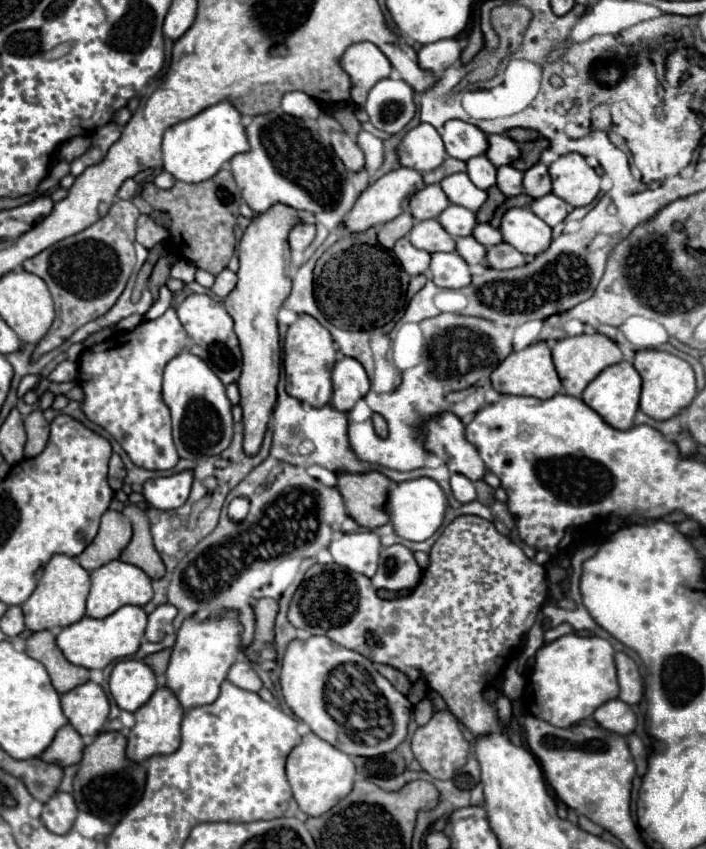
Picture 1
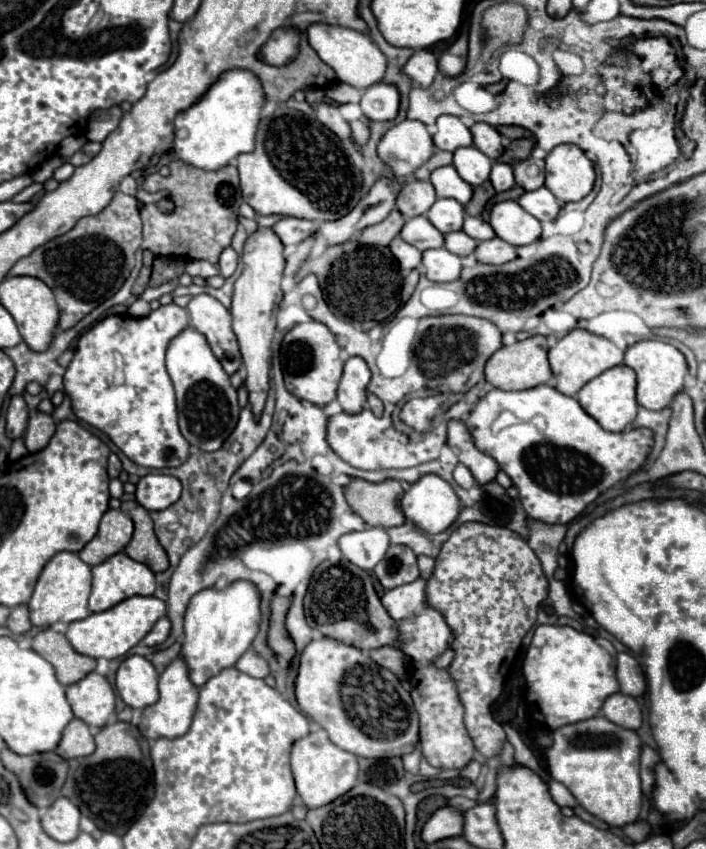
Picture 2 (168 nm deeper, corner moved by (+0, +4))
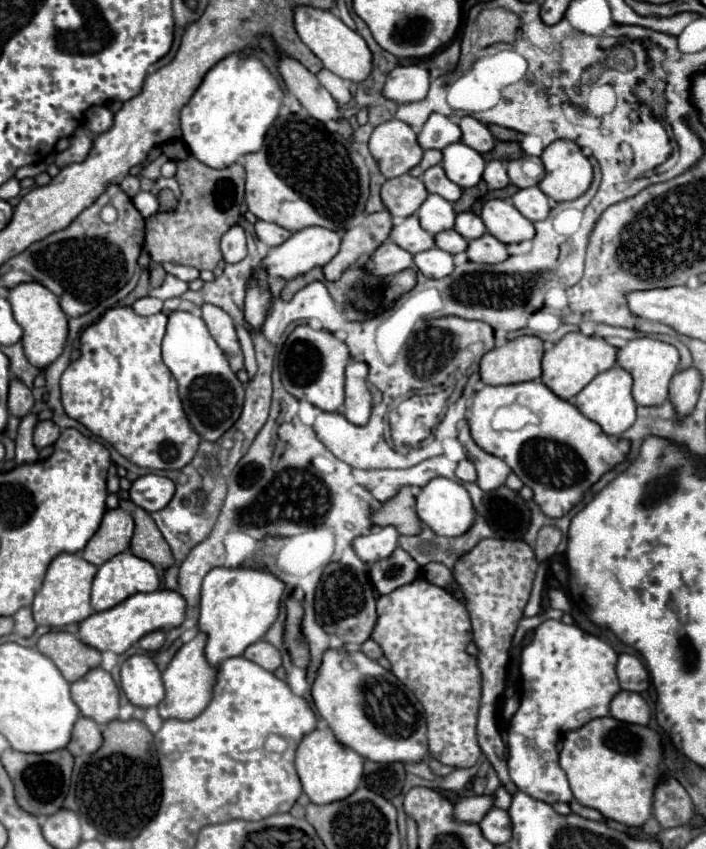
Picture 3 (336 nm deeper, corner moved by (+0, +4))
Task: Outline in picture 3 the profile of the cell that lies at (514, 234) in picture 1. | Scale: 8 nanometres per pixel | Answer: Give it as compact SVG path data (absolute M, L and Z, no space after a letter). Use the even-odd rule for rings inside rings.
M491 199L483 205L481 219L487 231L501 243L521 243L535 237L533 223L523 217L509 199Z

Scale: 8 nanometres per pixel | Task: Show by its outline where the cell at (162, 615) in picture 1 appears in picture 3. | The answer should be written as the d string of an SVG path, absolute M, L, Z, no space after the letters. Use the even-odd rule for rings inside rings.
M161 629L147 633L147 635L139 641L139 645L141 645L145 651L157 651L157 649L163 647L163 643L165 643L165 631L161 631Z

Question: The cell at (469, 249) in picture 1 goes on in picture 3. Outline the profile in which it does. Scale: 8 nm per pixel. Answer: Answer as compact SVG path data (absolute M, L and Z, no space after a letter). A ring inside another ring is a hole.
M449 229L449 231L441 231L439 235L435 235L435 245L447 253L461 253L461 251L467 251L467 239L461 237L455 229Z

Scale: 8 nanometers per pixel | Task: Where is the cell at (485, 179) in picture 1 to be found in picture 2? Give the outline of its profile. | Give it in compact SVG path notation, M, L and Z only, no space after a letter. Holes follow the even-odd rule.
M459 147L453 153L453 167L463 181L477 187L489 179L493 161L475 147Z

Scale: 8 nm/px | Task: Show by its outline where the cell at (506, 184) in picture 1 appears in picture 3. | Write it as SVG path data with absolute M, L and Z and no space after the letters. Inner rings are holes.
M489 161L483 173L483 179L487 181L489 189L503 189L509 185L509 177L507 177L507 169L501 161Z

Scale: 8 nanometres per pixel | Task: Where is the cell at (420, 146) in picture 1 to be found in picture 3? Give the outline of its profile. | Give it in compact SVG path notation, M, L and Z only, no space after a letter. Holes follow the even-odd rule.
M399 119L381 123L371 133L369 151L387 179L409 173L423 159L417 133Z

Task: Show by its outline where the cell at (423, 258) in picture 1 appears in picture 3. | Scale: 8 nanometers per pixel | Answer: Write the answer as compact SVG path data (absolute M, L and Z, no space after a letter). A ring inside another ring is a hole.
M387 239L375 251L375 255L367 261L367 267L371 269L373 275L379 275L379 277L393 275L393 273L399 273L407 267L413 267L413 255L407 253L405 249L401 249L399 245L395 245L395 241Z

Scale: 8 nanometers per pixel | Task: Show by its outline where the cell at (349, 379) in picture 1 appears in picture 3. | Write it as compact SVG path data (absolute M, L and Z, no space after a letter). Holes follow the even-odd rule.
M351 361L345 369L345 403L343 415L355 423L365 425L371 415L371 393L367 389L367 363Z

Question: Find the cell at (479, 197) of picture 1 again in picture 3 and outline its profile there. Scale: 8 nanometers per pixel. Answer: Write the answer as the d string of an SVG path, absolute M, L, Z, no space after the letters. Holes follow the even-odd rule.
M435 165L435 167L427 169L421 179L423 179L429 193L437 193L437 195L445 197L451 203L459 201L459 197L463 195L463 189L459 185L455 185L453 181L449 181L449 177L445 175L441 165Z

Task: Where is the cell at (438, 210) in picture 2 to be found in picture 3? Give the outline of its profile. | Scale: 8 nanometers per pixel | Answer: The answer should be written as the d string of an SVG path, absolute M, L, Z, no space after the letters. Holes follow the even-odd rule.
M429 195L417 215L421 219L423 229L429 231L431 235L437 235L445 229L453 229L455 217L457 217L453 203L449 203L447 199L443 199L439 195Z

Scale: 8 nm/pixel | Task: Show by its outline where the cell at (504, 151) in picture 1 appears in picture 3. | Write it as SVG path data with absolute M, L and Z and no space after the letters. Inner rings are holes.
M463 117L459 123L461 131L463 131L463 143L473 147L479 153L487 153L495 147L495 139L491 135L491 131L487 129L487 125L483 125L481 121L473 119L473 117Z

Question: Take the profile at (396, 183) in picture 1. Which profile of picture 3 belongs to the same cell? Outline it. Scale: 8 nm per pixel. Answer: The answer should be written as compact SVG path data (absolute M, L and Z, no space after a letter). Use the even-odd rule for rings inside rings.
M307 227L307 229L293 233L293 237L287 239L283 245L271 249L263 257L263 267L267 269L269 277L283 277L289 281L297 275L307 273L309 269L313 269L317 265L323 267L327 261L331 261L331 257L335 257L335 253L339 251L339 245L341 245L341 233L335 233L335 231L323 229L323 227Z

